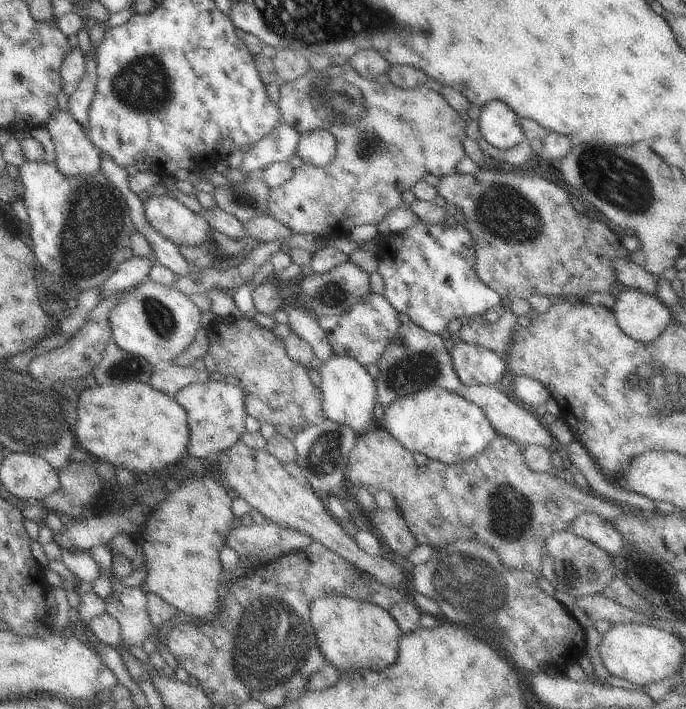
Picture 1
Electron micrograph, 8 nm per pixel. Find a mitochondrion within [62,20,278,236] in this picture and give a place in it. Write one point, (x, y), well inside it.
(140, 86)

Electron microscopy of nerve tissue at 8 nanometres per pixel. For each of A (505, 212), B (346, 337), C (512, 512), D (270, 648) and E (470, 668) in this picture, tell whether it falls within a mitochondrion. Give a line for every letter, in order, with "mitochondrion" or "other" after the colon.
A: mitochondrion
B: other
C: mitochondrion
D: mitochondrion
E: other

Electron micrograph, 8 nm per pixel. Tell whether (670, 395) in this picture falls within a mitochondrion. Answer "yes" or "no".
yes

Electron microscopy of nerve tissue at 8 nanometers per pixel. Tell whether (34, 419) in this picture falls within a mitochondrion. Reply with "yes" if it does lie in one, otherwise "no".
yes

